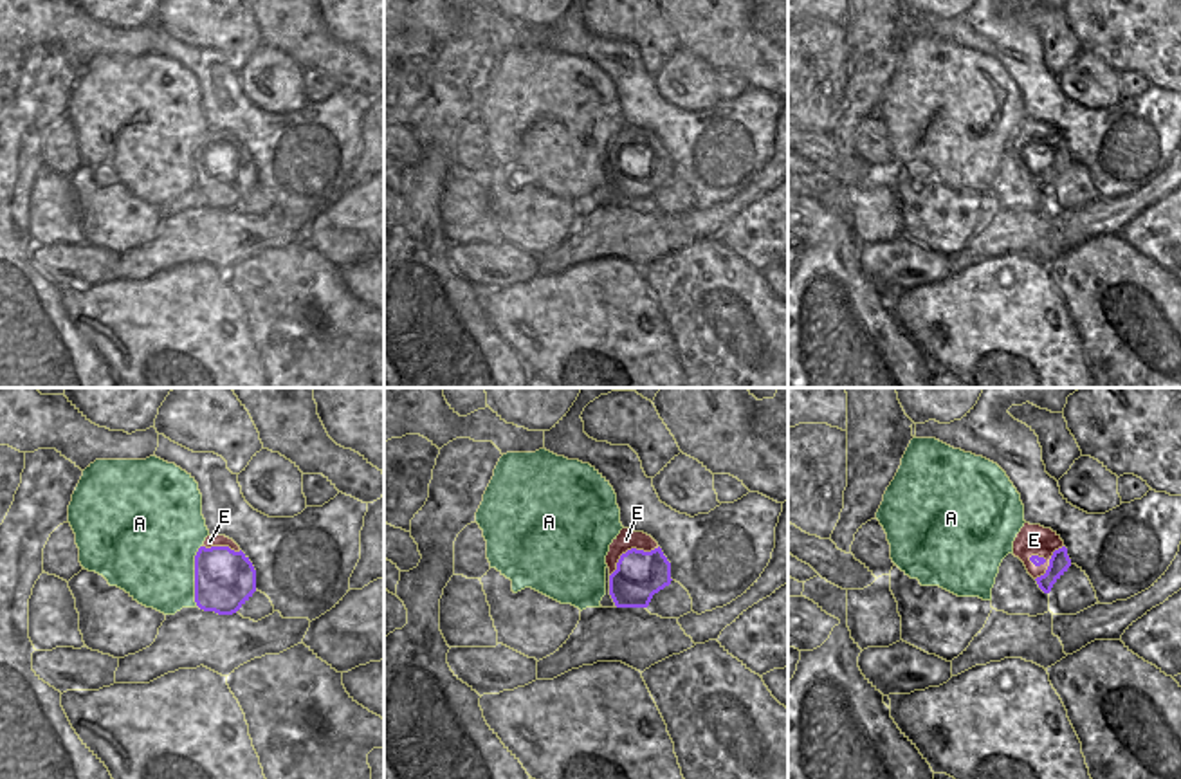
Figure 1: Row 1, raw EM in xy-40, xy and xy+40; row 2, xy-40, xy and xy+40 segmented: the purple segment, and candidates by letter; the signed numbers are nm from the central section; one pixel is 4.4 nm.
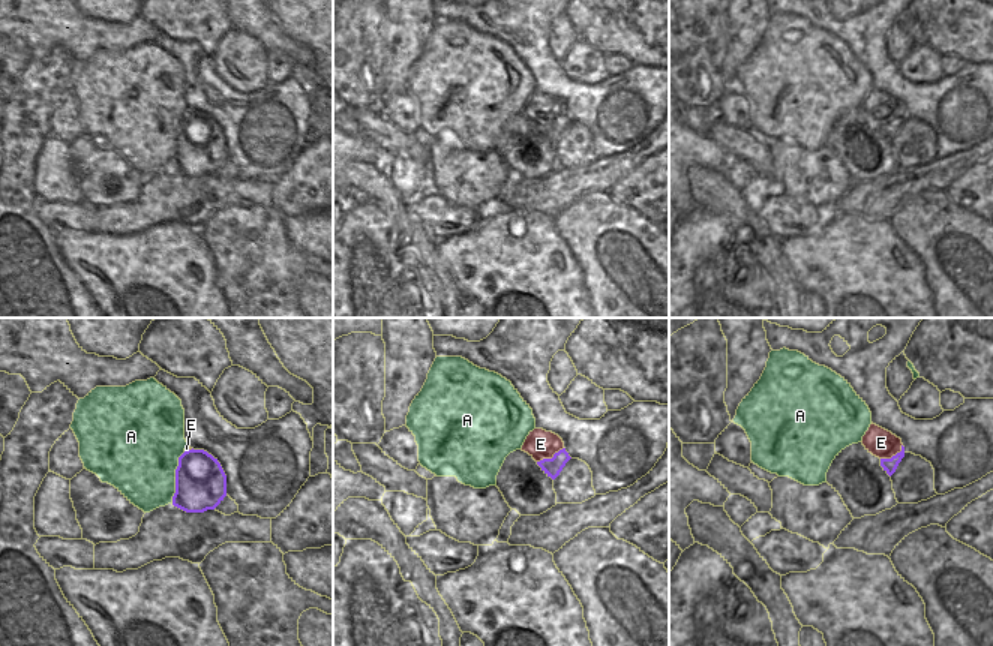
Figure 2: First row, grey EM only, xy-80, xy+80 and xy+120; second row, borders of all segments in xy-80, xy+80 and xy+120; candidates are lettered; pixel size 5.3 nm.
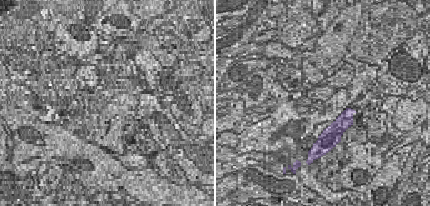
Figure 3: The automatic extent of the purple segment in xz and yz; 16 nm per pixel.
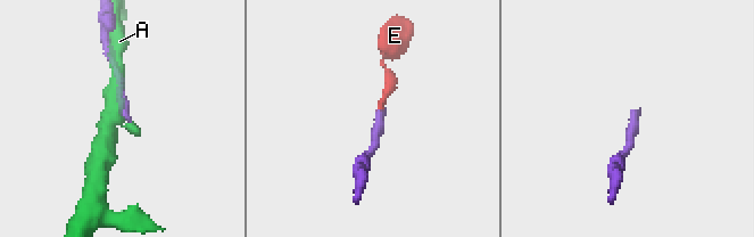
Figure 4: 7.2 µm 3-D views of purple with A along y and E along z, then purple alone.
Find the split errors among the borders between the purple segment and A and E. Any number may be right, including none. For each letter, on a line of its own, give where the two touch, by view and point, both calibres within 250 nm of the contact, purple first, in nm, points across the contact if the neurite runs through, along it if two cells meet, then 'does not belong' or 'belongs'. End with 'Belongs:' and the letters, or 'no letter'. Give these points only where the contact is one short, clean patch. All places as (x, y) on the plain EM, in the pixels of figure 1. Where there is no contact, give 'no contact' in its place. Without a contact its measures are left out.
A: contact xy-40 (195, 172); calibres 280 and 420 nm; does not belong
E: contact xy+40 (1050, 159); calibres 90 and 140 nm; way xy+40 (1059, 159), (1050, 159), (1034, 136); belongs
Belongs: E

